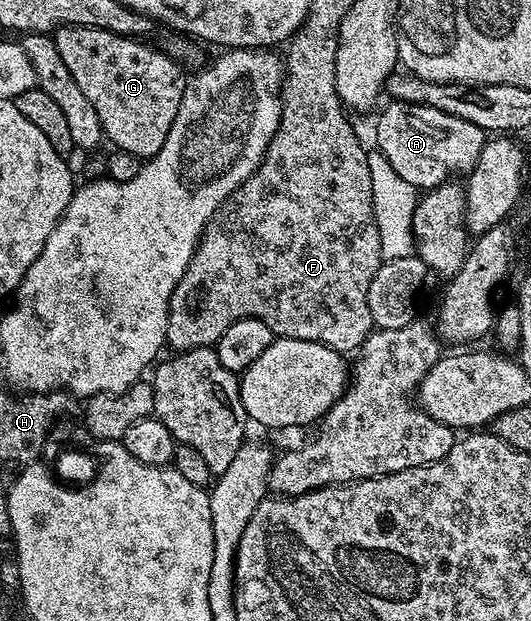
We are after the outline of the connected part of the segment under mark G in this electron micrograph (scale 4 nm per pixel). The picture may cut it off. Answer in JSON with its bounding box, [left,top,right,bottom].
[52,24,187,158]

